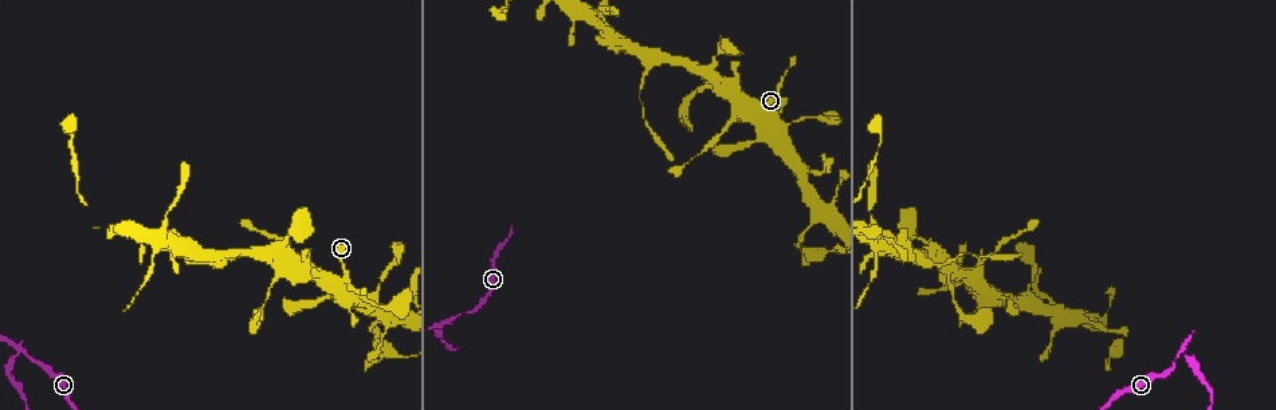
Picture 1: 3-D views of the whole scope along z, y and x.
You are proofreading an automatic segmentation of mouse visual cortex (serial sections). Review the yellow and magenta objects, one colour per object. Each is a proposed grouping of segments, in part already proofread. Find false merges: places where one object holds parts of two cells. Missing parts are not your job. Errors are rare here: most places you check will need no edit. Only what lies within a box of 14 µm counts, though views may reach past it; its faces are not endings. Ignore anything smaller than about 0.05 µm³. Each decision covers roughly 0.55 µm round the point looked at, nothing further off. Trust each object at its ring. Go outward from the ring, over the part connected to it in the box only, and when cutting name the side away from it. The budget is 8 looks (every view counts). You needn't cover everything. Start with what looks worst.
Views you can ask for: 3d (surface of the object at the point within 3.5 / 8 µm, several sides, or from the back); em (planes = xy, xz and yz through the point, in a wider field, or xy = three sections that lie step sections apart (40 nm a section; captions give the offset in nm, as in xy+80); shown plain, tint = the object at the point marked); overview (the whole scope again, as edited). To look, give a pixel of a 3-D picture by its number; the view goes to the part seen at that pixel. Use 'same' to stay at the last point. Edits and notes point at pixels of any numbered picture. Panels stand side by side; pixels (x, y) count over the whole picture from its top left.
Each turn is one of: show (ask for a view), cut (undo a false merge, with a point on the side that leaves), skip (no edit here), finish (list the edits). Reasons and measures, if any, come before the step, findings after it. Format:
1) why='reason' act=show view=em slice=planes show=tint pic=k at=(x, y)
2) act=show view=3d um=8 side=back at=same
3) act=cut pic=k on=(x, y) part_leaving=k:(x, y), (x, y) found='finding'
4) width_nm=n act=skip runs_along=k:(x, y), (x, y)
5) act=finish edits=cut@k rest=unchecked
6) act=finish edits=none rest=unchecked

why='three-way junction' act=show view=3d um=3.5 pic=1 at=(452, 323)

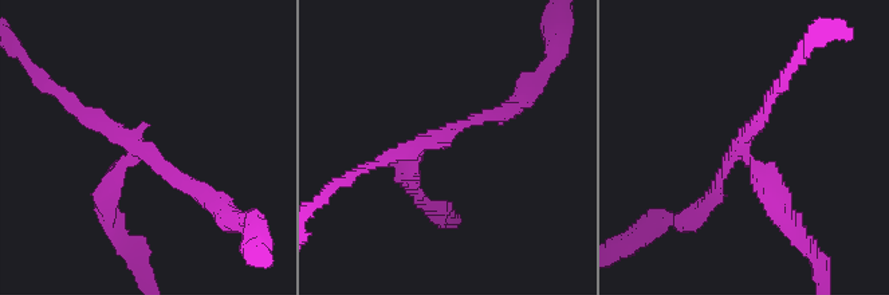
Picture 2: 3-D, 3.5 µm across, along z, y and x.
arms=3 arm_widths_nm=200,200,250 act=show view=em slice=xy step=5 show=tint pic=2 at=(139, 153)

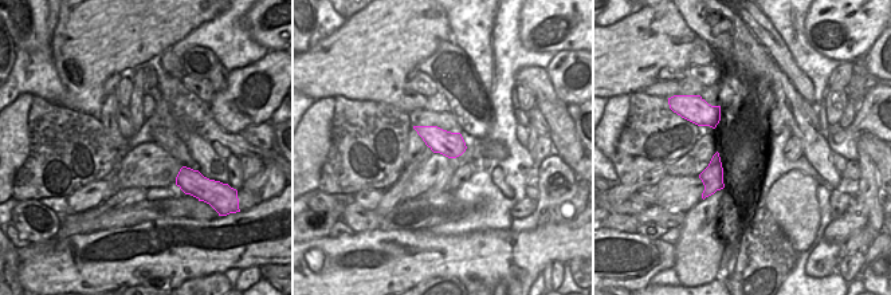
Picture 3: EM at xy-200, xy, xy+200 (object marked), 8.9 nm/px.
act=cut pic=2 on=(773, 187) part_leaving=2:(747, 161), (819, 259) found='a second cell is stuck on'

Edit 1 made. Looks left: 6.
why='sudden change in width' act=show view=3d um=3.5 pic=1 at=(940, 263)

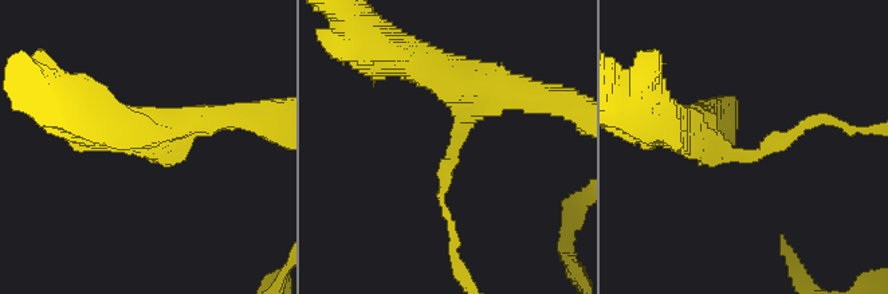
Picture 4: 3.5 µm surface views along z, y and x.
arm_widths_nm=150,350 why='need the tissue' act=show view=em slice=xy step=1 show=plain pic=4 at=(753, 157)

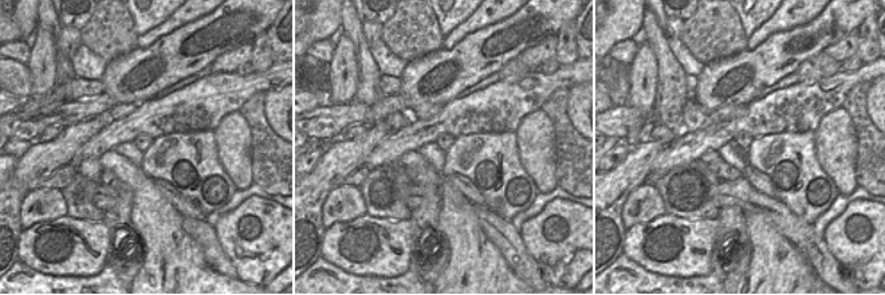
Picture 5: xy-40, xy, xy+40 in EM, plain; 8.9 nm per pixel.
act=show view=em slice=xy step=1 show=tint at=same

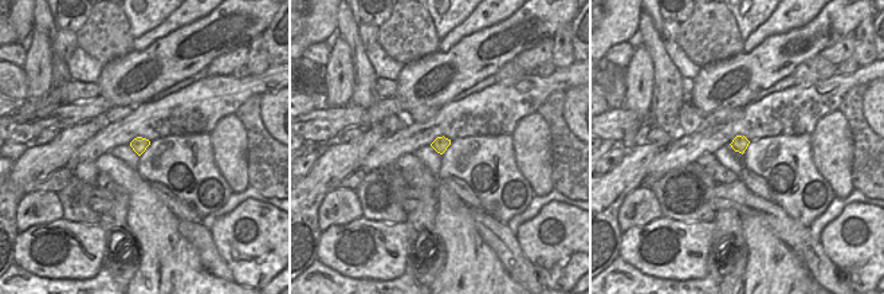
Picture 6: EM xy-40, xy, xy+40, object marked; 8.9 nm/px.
act=cut pic=4 on=(809, 122) part_leaving=4:(765, 148), (809, 118), (877, 130) found='two cells meet here'

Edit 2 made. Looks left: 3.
act=show view=overview

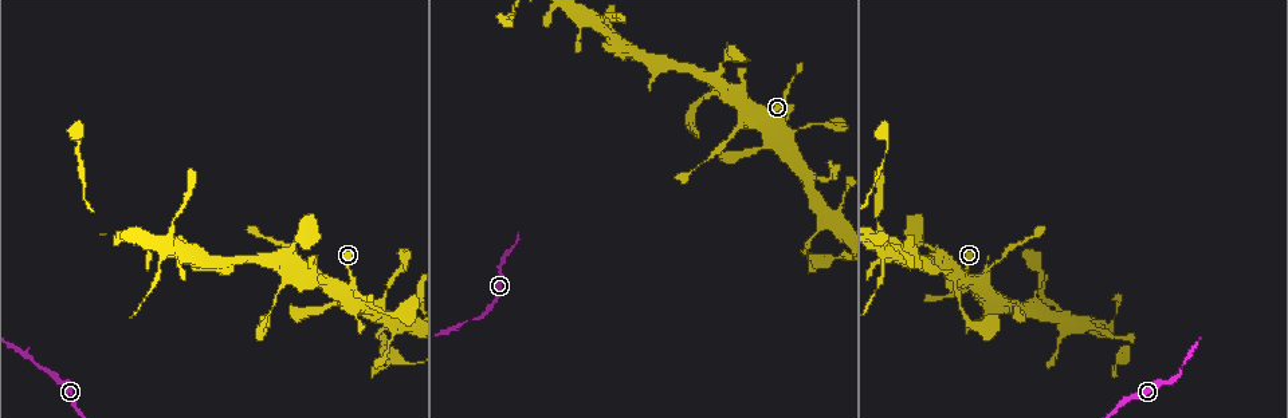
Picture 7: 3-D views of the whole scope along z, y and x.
why='calibre changes' act=show view=3d um=3.5 side=back pic=7 at=(396, 323)

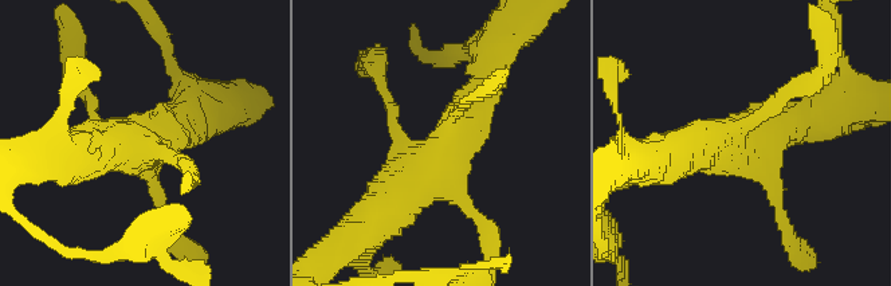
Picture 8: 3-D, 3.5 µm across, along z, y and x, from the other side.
why='need the tissue' act=show view=em slice=planes show=tint pic=8 at=(145, 151)

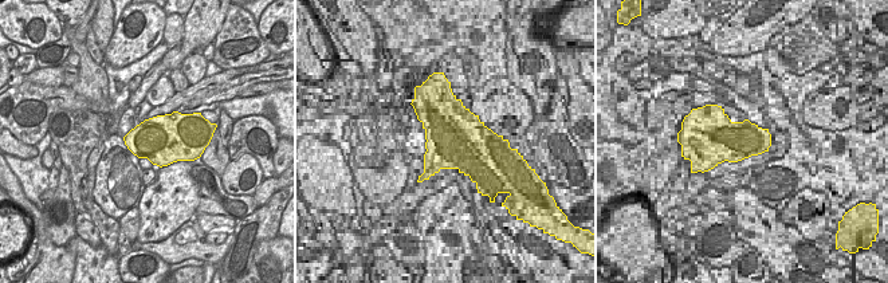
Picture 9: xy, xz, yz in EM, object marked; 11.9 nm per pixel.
act=skip runs_along=8:(482, 86), (444, 169), (375, 214) found='one cell here'

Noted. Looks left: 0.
act=finish edits=cut@2,cut@4 rest=unchecked

